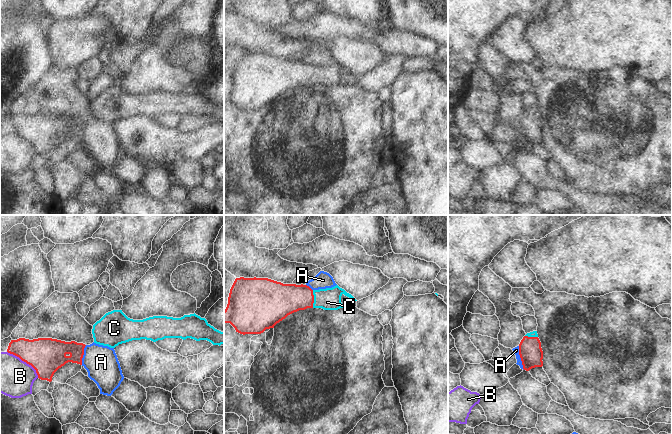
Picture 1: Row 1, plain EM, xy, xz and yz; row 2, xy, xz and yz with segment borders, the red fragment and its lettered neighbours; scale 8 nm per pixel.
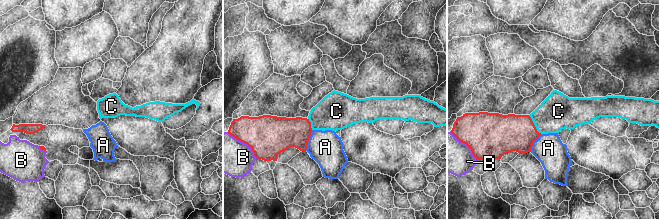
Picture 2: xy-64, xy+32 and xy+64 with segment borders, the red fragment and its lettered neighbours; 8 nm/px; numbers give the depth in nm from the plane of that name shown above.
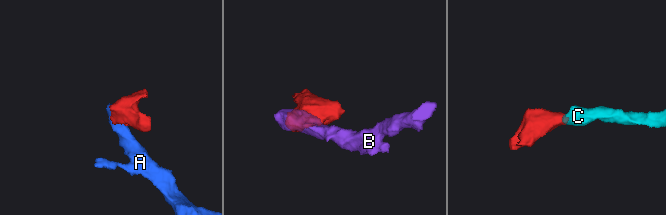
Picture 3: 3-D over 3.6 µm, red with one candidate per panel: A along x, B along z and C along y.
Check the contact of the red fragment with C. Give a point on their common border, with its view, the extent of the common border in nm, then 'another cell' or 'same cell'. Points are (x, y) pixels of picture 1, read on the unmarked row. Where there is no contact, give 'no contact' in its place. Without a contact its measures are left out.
meets red in xz at (313, 75); contact 140 nm long; same cell

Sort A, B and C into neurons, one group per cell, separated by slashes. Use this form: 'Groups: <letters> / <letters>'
Groups: A / B / C

